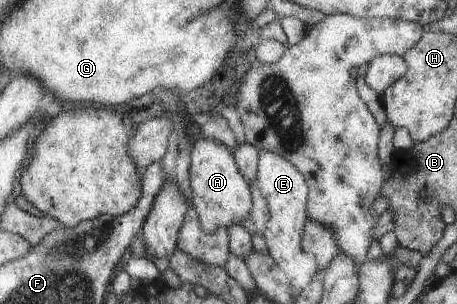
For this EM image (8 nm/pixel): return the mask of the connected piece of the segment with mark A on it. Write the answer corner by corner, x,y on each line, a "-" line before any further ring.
201,137
192,144
190,157
191,205
197,210
202,229
206,233
214,233
222,227
243,224
253,209
253,197
250,197
250,187
238,169
233,151
224,143

